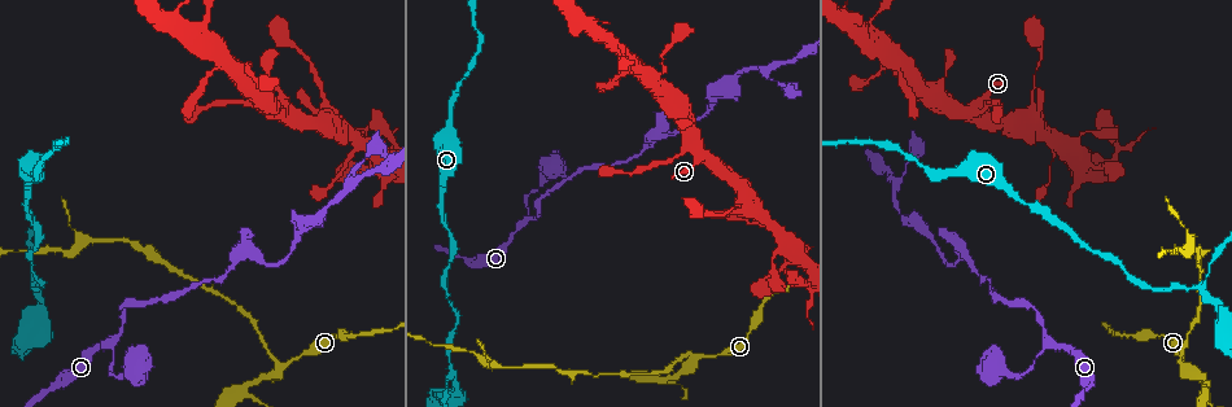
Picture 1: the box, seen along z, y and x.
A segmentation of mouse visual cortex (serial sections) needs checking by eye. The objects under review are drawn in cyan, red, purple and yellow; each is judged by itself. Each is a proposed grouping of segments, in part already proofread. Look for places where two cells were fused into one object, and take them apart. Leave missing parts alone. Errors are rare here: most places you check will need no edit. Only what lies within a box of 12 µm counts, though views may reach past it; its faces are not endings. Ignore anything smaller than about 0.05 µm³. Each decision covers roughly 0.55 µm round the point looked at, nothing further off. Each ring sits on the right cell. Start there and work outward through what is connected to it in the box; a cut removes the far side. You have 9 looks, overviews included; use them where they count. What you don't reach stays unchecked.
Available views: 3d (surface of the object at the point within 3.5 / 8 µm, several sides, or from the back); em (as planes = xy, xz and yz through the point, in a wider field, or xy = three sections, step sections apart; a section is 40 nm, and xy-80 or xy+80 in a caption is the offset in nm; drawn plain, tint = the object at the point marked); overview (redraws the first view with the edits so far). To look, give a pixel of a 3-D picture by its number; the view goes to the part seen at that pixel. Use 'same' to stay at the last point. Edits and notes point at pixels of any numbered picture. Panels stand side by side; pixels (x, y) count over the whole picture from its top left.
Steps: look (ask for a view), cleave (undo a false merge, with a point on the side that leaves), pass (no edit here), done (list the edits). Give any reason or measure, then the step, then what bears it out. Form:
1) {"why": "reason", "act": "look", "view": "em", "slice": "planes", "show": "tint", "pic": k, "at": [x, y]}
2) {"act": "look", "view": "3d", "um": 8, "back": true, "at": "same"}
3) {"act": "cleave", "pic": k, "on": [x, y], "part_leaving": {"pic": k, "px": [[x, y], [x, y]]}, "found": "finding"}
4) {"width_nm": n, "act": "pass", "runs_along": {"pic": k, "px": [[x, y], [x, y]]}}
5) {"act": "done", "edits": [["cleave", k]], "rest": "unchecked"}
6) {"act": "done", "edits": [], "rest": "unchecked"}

{"why": "three-way junction", "act": "look", "view": "3d", "um": 8, "pic": 1, "at": [1184, 365]}

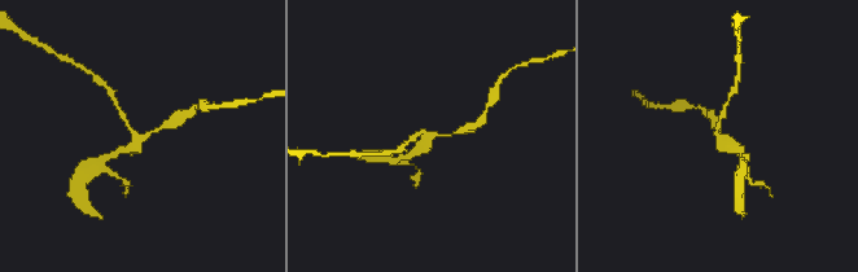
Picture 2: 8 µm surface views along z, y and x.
{"act": "look", "view": "3d", "um": 3.5, "pic": 2, "at": [427, 133]}

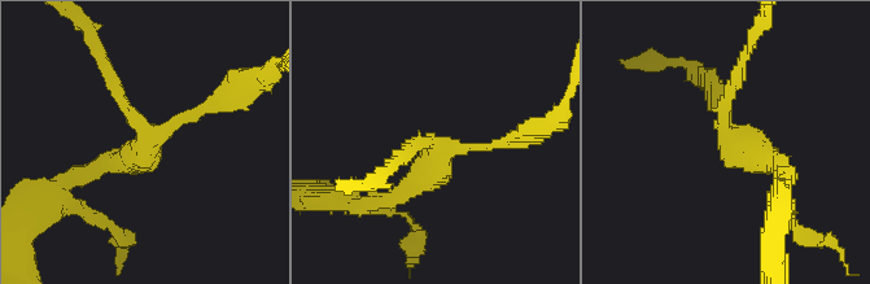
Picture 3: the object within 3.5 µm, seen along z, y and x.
{"why": "shape alone is not enough", "act": "look", "view": "em", "slice": "xy", "step": 3, "show": "tint", "pic": 3, "at": [150, 135]}

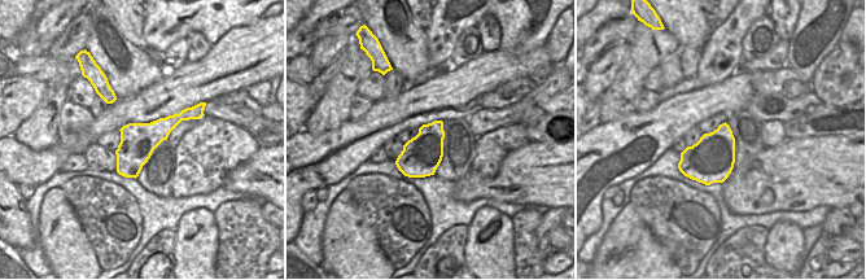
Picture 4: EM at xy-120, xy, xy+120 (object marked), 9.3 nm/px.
{"arm_widths_nm": [150, 150, 300], "act": "pass", "found": "one cell here"}

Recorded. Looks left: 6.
{"why": "branch point", "act": "look", "view": "3d", "um": 3.5, "pic": 1, "at": [1047, 344]}

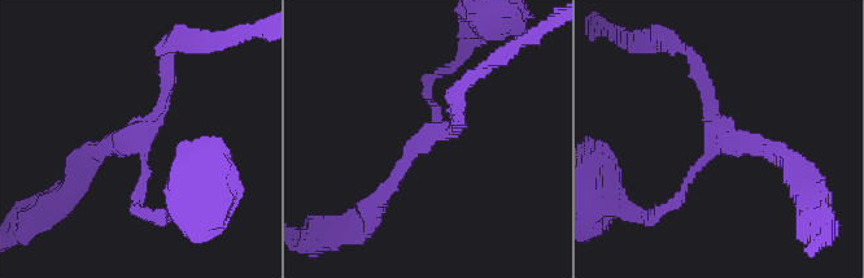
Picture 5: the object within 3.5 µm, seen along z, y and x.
{"arms": 3, "arm_widths_nm": [100, 200, 200], "why": "shape alone is not enough", "act": "look", "view": "em", "slice": "xy", "step": 2, "show": "plain", "pic": 5, "at": [721, 130]}

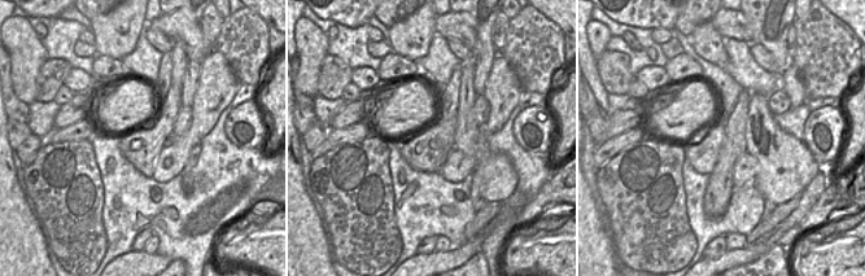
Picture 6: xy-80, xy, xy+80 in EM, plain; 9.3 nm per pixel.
{"act": "look", "view": "em", "slice": "xy", "step": 2, "show": "tint", "at": "same"}

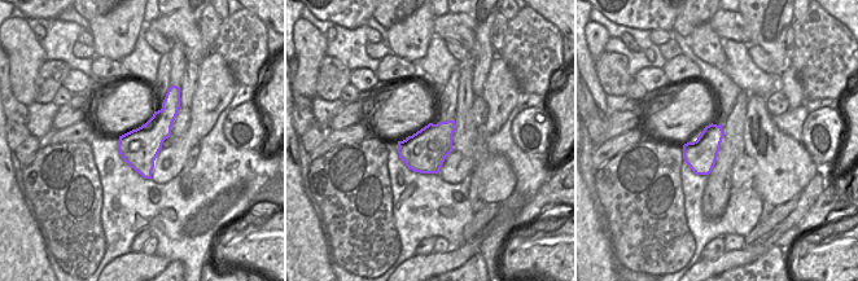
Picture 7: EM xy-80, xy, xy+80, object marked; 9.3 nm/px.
{"act": "pass", "runs_along": {"pic": 5, "px": [[784, 157], [715, 133], [698, 69]]}, "found": "continuous, no second cell"}

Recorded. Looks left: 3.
{"why": "sudden change in width", "act": "look", "view": "3d", "um": 3.5, "pic": 1, "at": [241, 249]}

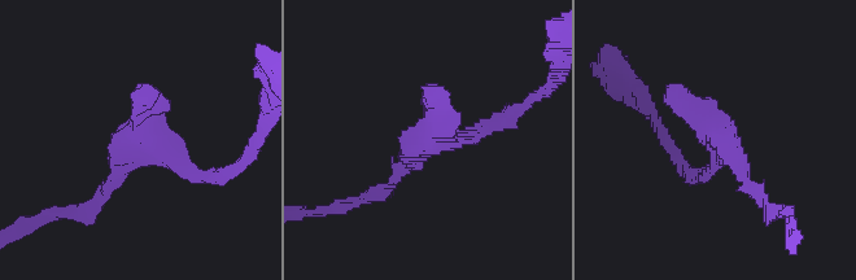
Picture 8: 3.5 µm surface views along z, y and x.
{"act": "pass", "runs_along": {"pic": 8, "px": [[389, 183], [420, 144], [501, 121]]}, "found": "continuous, no second cell"}

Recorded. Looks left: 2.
{"why": "side arm on a straight run", "act": "look", "view": "3d", "um": 3.5, "pic": 1, "at": [354, 182]}

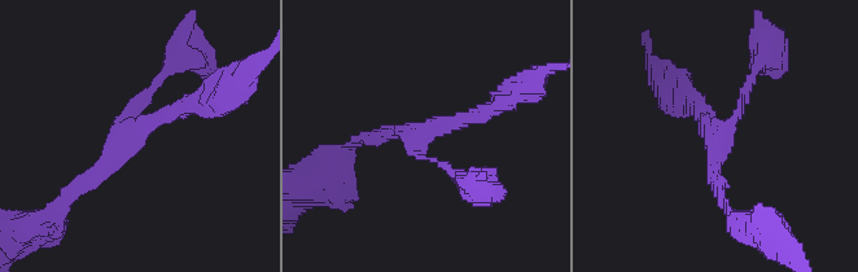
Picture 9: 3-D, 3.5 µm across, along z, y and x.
{"arms": 3, "arm_widths_nm": [100, 150, 200], "why": "shape alone is not enough", "act": "look", "view": "em", "slice": "xy", "step": 1, "show": "tint", "pic": 9, "at": [714, 137]}

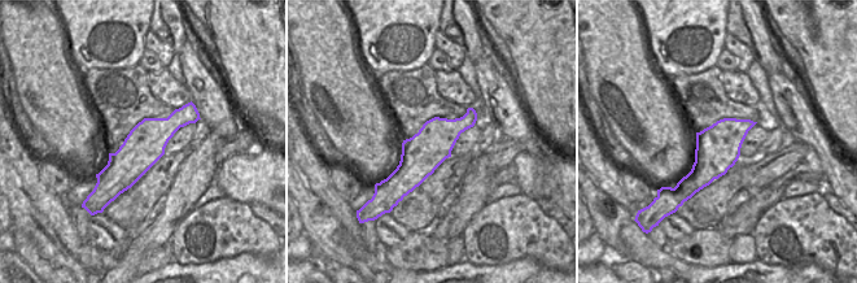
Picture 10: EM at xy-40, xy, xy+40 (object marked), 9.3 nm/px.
{"act": "pass", "runs_along": {"pic": 9, "px": [[65, 201], [138, 128], [201, 105]]}, "found": "one cell here"}

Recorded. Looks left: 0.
{"act": "done", "edits": [], "rest": "unchecked"}

